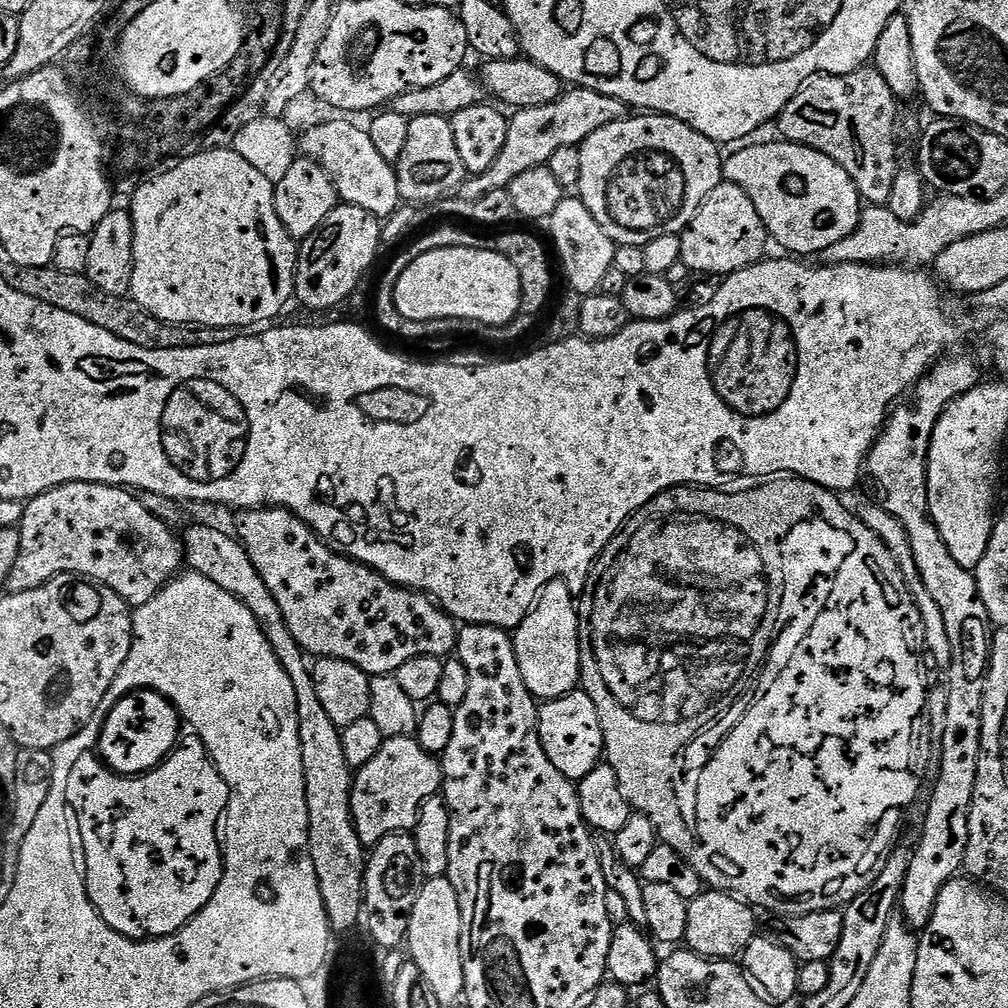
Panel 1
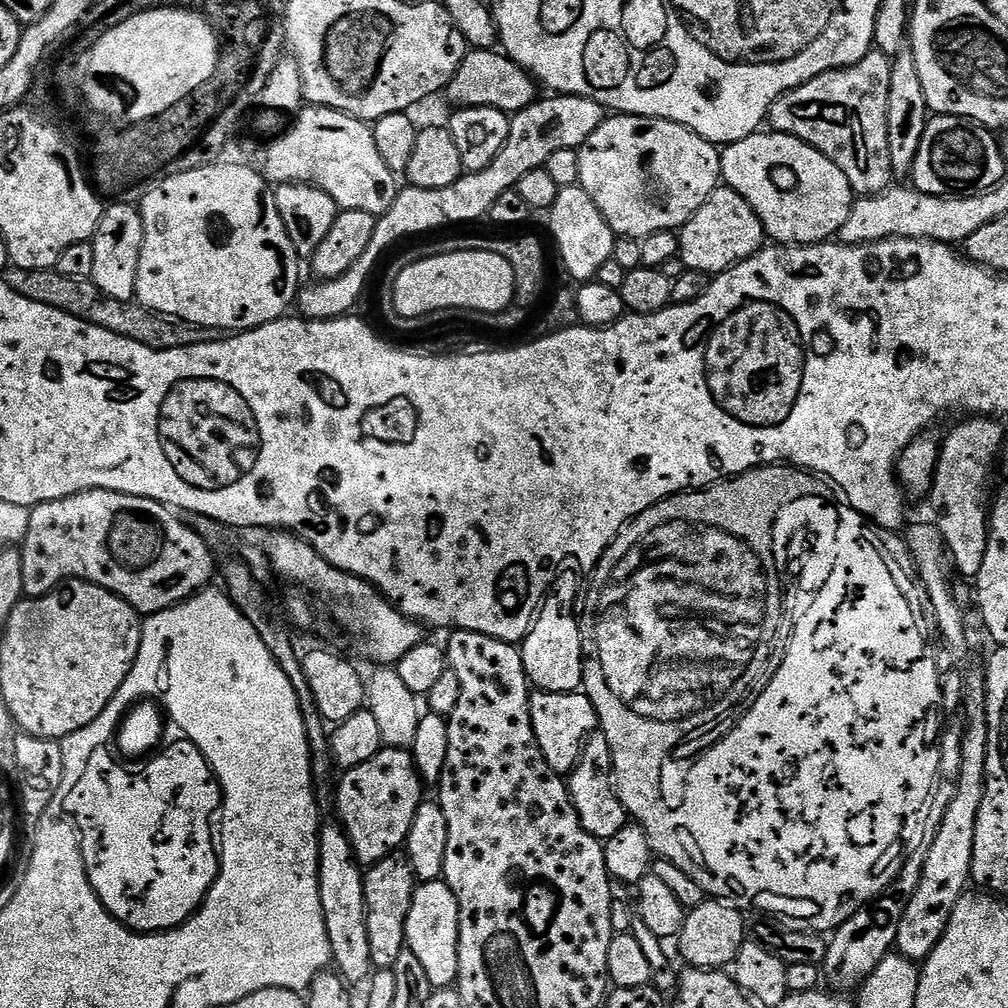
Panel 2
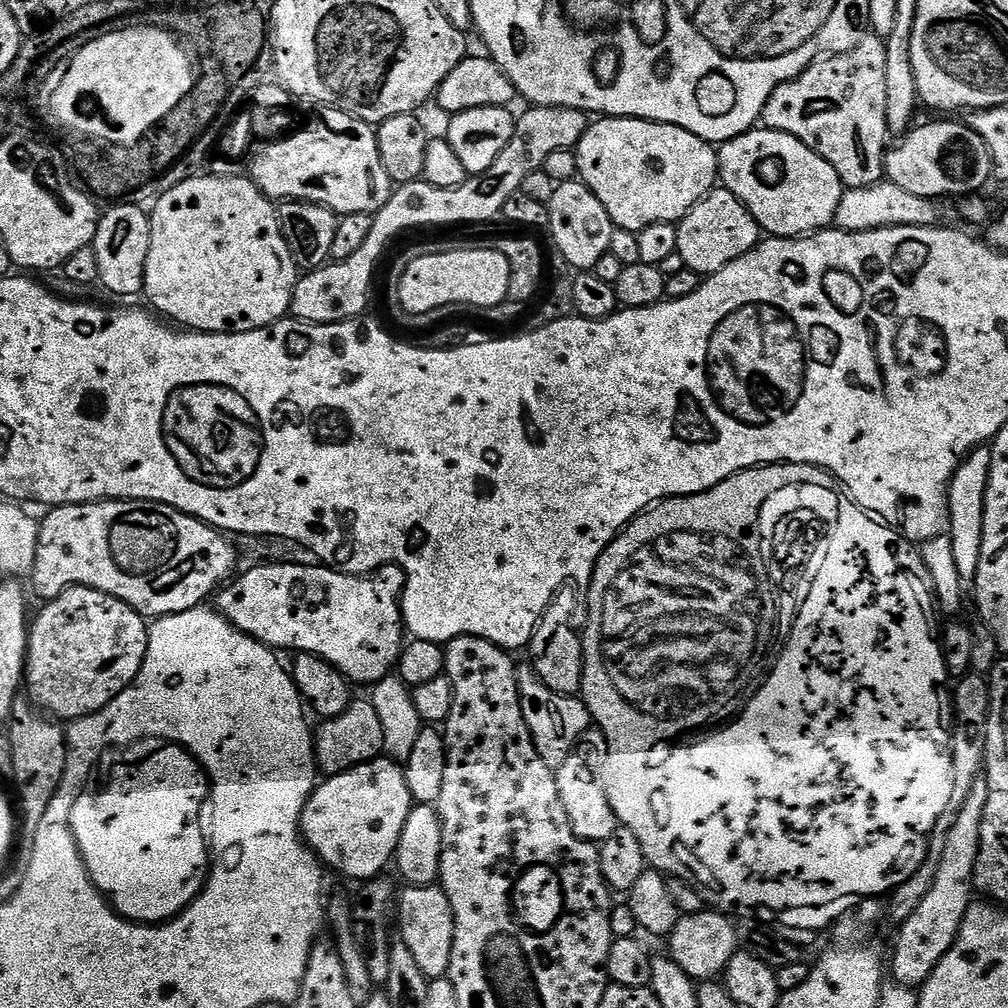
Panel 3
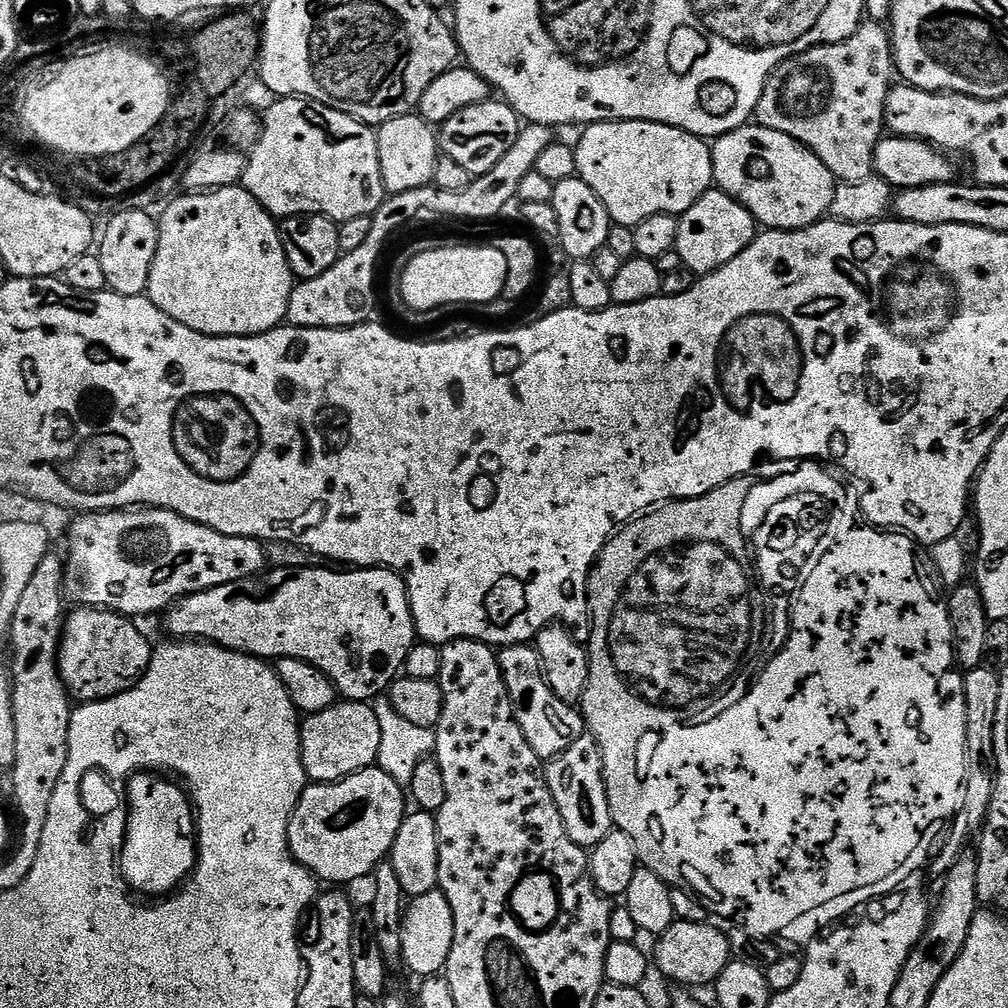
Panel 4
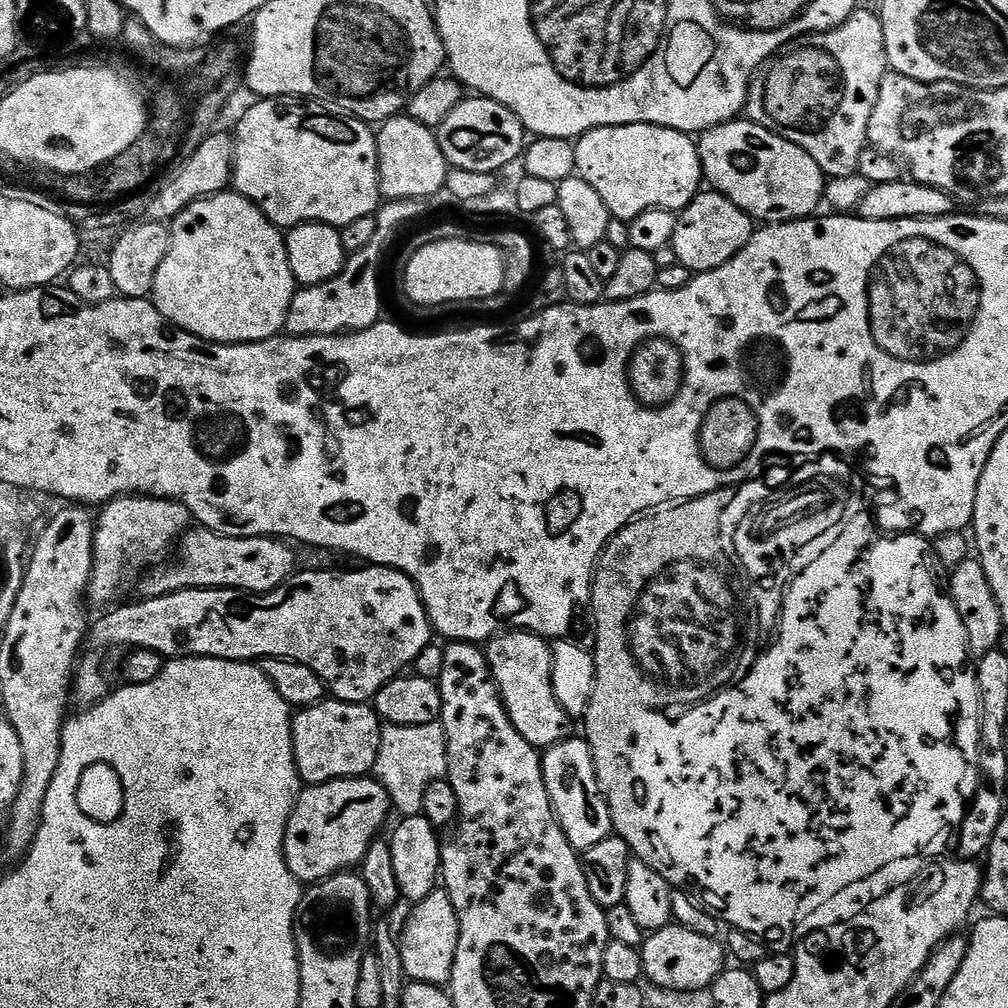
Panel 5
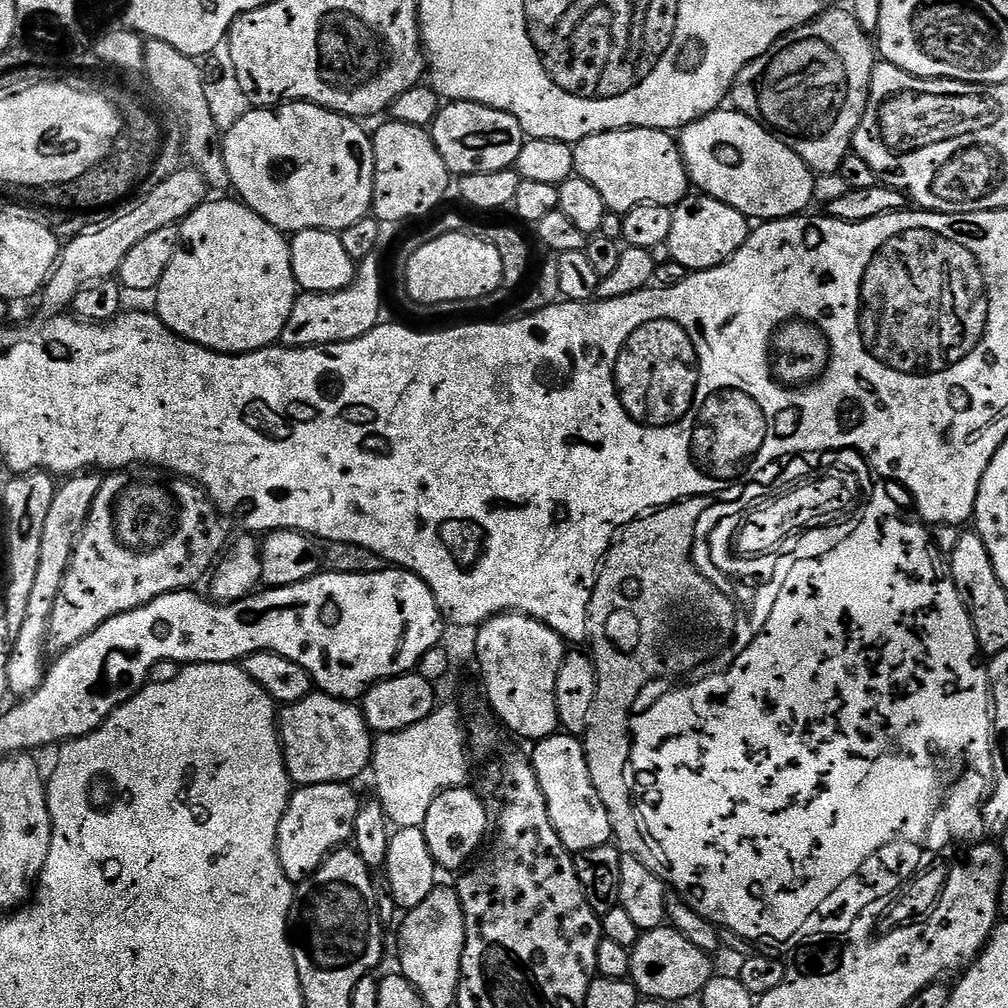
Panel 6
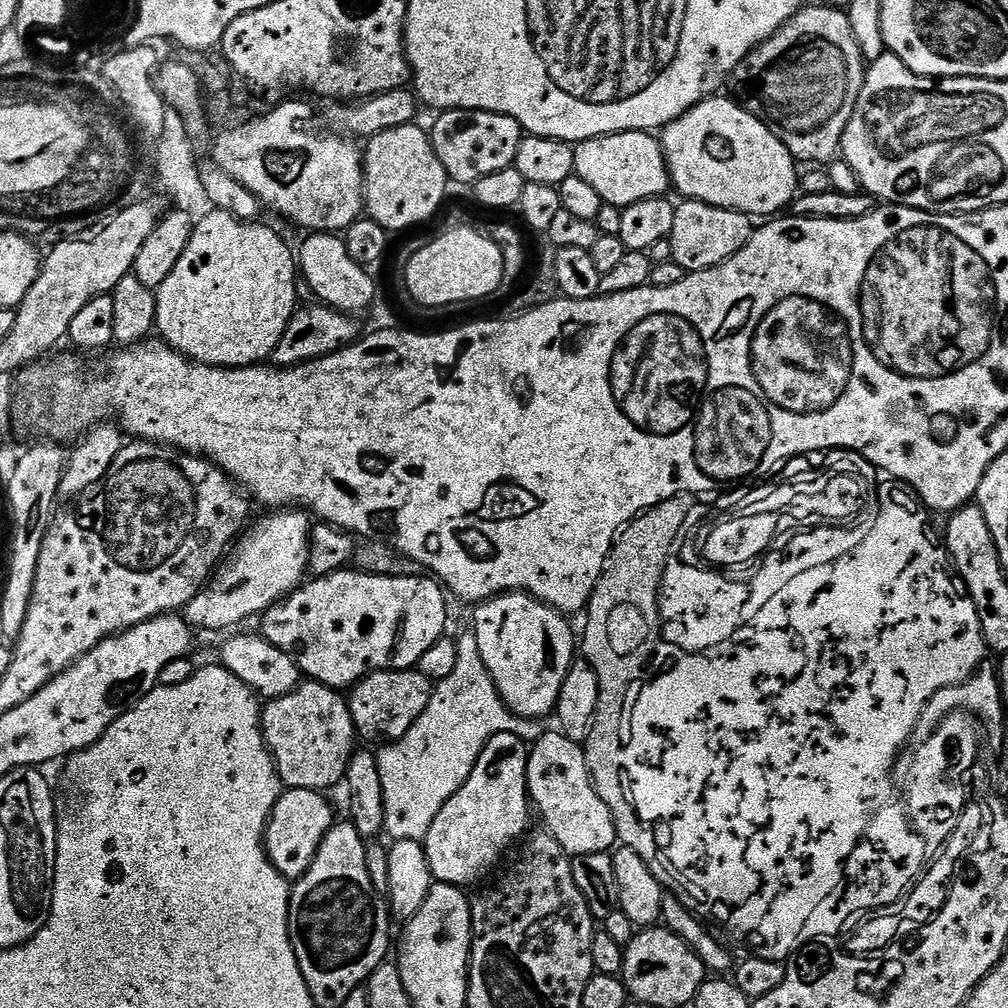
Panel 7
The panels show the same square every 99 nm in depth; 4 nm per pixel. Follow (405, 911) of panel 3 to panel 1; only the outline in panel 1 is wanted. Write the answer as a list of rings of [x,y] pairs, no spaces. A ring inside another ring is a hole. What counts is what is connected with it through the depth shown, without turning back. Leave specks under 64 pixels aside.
[[[447,875],[425,879],[418,894],[418,902],[414,902],[414,914],[410,914],[406,948],[411,963],[422,970],[426,982],[430,982],[430,990],[434,990],[442,1006],[448,1006],[456,999],[459,1001],[464,995],[461,938],[462,910],[454,886],[448,881]]]

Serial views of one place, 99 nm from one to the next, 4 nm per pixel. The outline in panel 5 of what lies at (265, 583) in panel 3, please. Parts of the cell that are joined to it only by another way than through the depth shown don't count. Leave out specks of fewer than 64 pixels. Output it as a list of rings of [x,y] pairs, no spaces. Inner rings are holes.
[[[360,566],[360,569],[357,572],[344,572],[345,570],[337,570],[334,572],[305,572],[303,570],[297,571],[295,574],[288,579],[282,586],[278,586],[274,590],[270,590],[269,592],[261,592],[259,594],[254,592],[241,592],[238,588],[182,588],[178,592],[170,592],[167,594],[156,594],[156,597],[153,600],[140,600],[137,604],[124,604],[121,608],[113,607],[111,610],[113,612],[108,612],[104,617],[101,618],[100,621],[93,623],[91,625],[90,631],[86,637],[86,643],[82,648],[82,655],[79,657],[78,663],[74,669],[74,700],[80,703],[80,706],[91,706],[99,702],[99,700],[103,700],[105,696],[108,695],[110,691],[110,685],[108,685],[108,671],[111,670],[112,667],[119,665],[121,661],[125,659],[127,653],[137,649],[137,648],[145,648],[146,650],[150,650],[151,652],[157,652],[158,655],[165,658],[183,658],[185,656],[209,656],[210,658],[218,658],[219,660],[242,660],[245,662],[259,662],[262,660],[268,659],[268,657],[273,656],[274,658],[282,658],[283,660],[293,660],[294,662],[302,662],[302,666],[310,666],[310,670],[314,670],[314,674],[318,674],[318,678],[322,678],[322,682],[324,683],[325,689],[335,699],[341,700],[342,702],[354,702],[355,704],[366,704],[372,701],[375,701],[376,695],[380,693],[382,690],[382,686],[386,686],[391,682],[391,680],[396,679],[397,676],[401,675],[405,671],[404,668],[407,666],[415,665],[416,659],[418,658],[418,654],[422,654],[422,650],[426,650],[426,646],[428,644],[433,643],[434,633],[432,630],[432,623],[428,620],[428,611],[424,608],[424,603],[422,602],[422,598],[420,597],[420,592],[416,589],[416,584],[414,581],[410,579],[406,574],[402,574],[397,568],[381,568],[379,566]]]

